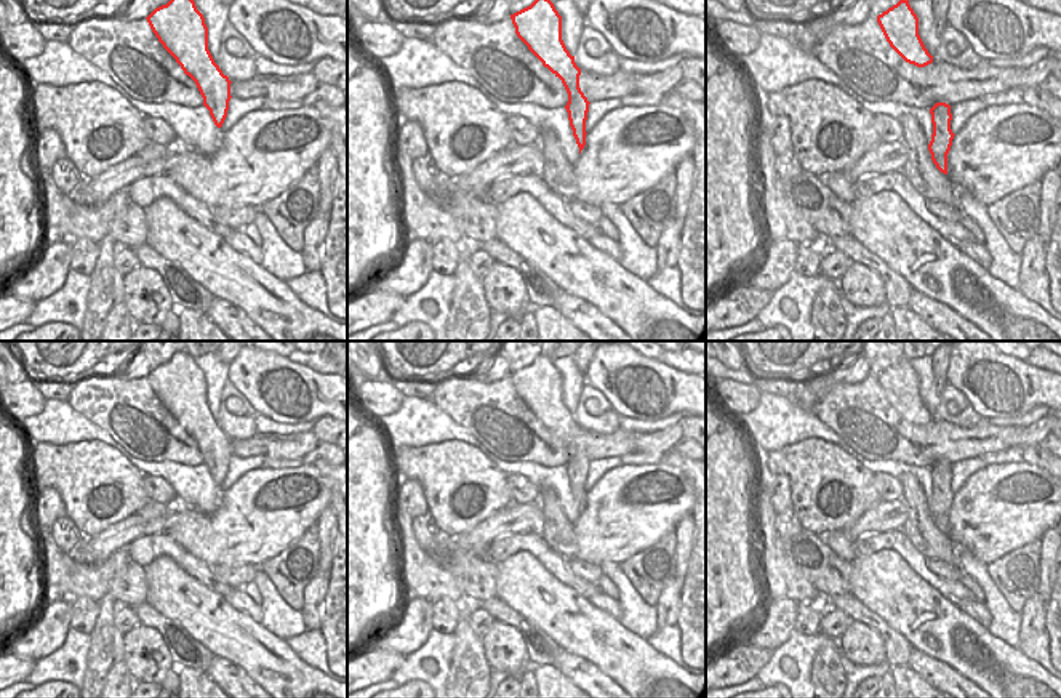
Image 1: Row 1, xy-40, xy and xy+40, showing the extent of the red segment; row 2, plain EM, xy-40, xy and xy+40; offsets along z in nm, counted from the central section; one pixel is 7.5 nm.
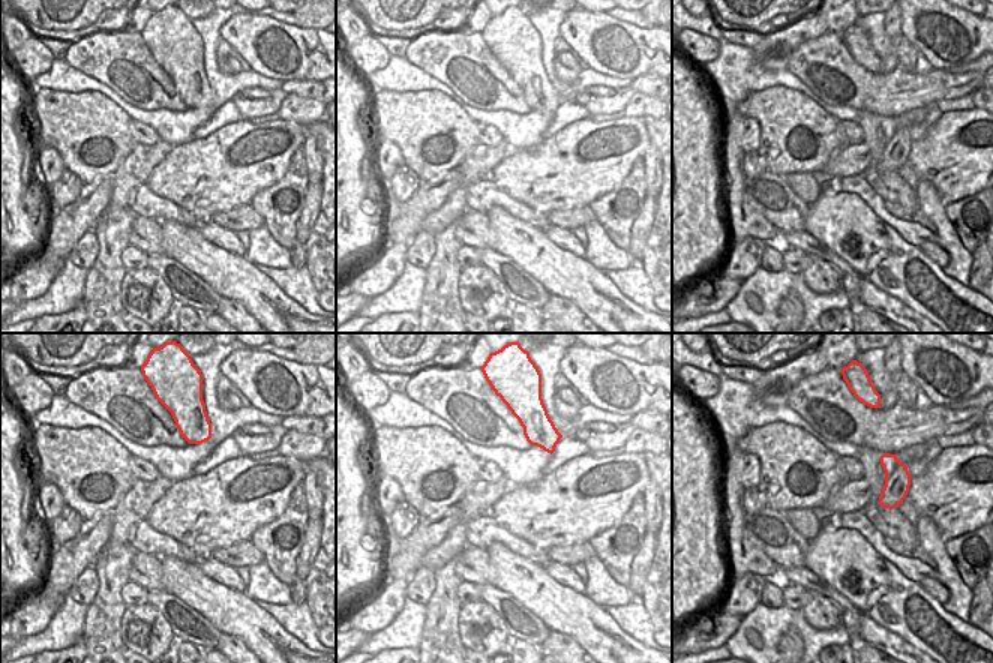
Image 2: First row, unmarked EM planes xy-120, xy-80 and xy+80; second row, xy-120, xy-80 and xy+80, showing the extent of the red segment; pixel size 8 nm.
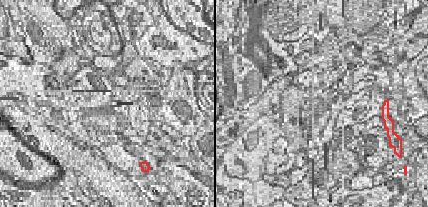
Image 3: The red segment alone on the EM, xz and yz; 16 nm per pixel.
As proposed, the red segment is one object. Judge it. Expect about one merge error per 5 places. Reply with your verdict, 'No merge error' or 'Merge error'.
No merge error.

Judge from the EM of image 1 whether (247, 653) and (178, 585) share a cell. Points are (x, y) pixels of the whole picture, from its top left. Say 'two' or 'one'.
one

